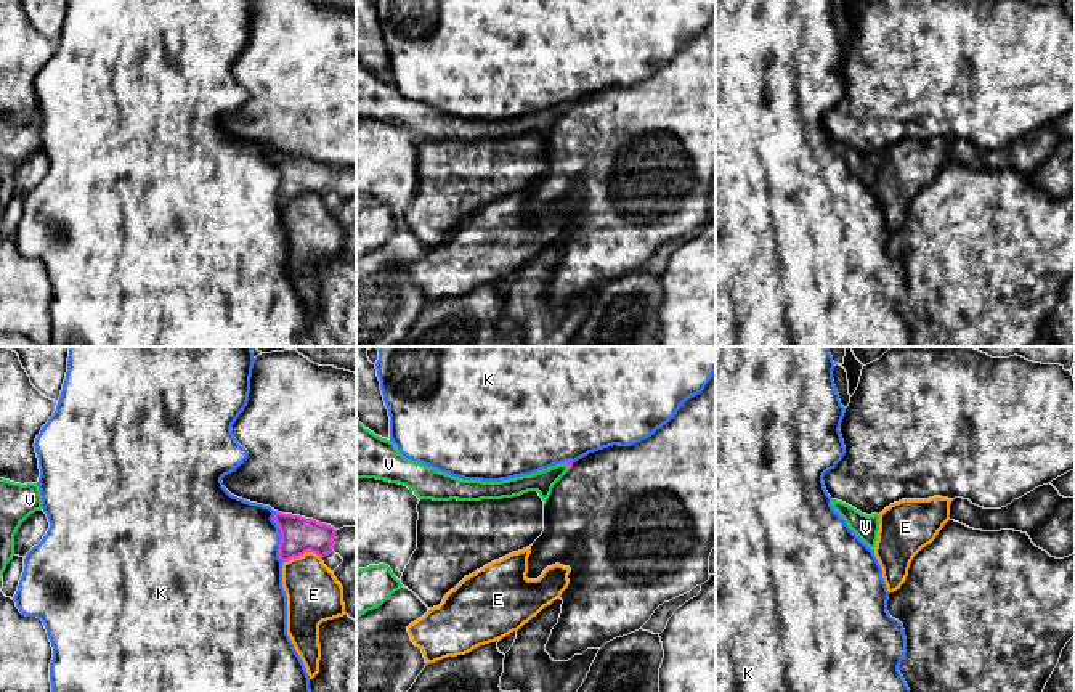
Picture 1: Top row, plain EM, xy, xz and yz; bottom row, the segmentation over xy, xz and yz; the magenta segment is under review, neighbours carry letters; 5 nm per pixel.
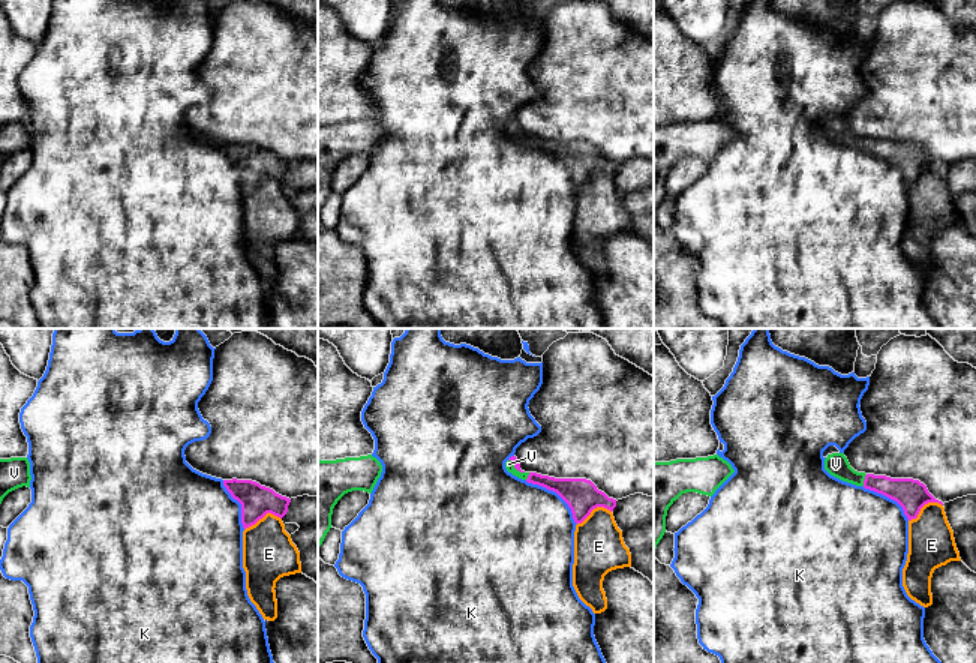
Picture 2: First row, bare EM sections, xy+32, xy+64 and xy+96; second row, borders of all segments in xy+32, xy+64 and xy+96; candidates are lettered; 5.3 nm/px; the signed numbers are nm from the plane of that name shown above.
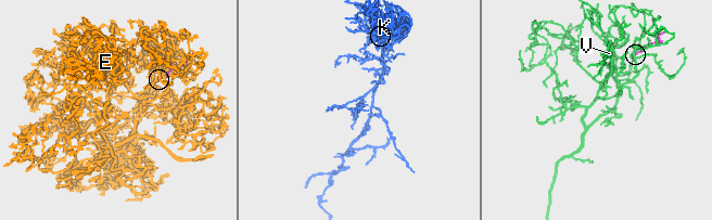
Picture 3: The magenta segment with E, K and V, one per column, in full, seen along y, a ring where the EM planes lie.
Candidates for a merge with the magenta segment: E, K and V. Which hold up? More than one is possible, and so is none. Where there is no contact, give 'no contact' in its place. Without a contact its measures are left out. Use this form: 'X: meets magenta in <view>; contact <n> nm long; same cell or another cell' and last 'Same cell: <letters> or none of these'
E: meets magenta in xy; contact 190 nm long; another cell
K: meets magenta in xy; contact 260 nm long; another cell
V: meets magenta in xz; contact 50 nm long; same cell
Same cell: V

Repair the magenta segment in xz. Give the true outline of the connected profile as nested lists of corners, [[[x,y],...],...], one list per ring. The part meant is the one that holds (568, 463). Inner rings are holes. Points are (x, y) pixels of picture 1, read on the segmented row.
[[[356,416],[356,480],[377,478],[404,485],[419,499],[481,501],[538,491],[544,504],[554,485],[573,467],[571,461],[531,475],[501,482],[464,480],[404,458],[396,445],[366,429]]]

